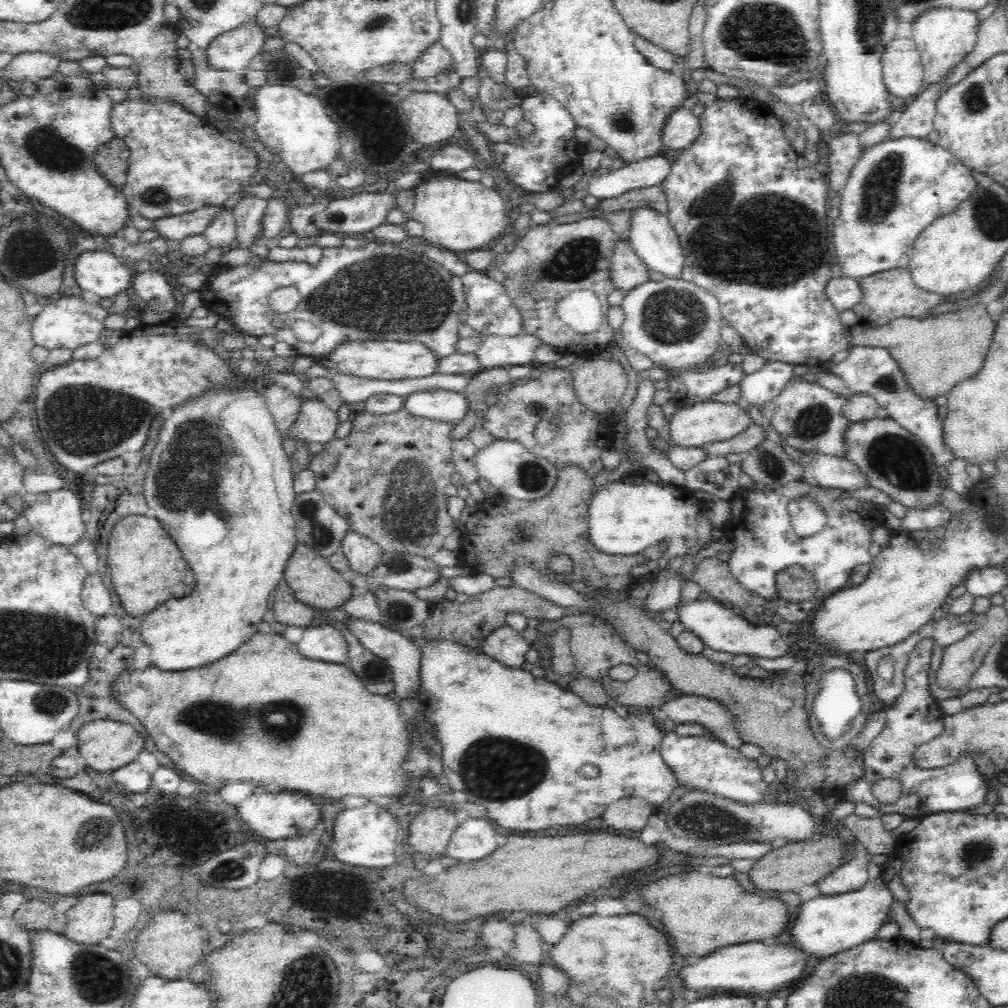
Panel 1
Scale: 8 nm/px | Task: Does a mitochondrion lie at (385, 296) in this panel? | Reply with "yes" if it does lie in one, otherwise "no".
yes

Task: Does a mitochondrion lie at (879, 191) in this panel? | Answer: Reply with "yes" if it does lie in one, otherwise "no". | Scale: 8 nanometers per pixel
yes

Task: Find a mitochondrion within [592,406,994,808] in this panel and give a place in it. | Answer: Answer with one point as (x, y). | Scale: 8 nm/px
(898, 458)

